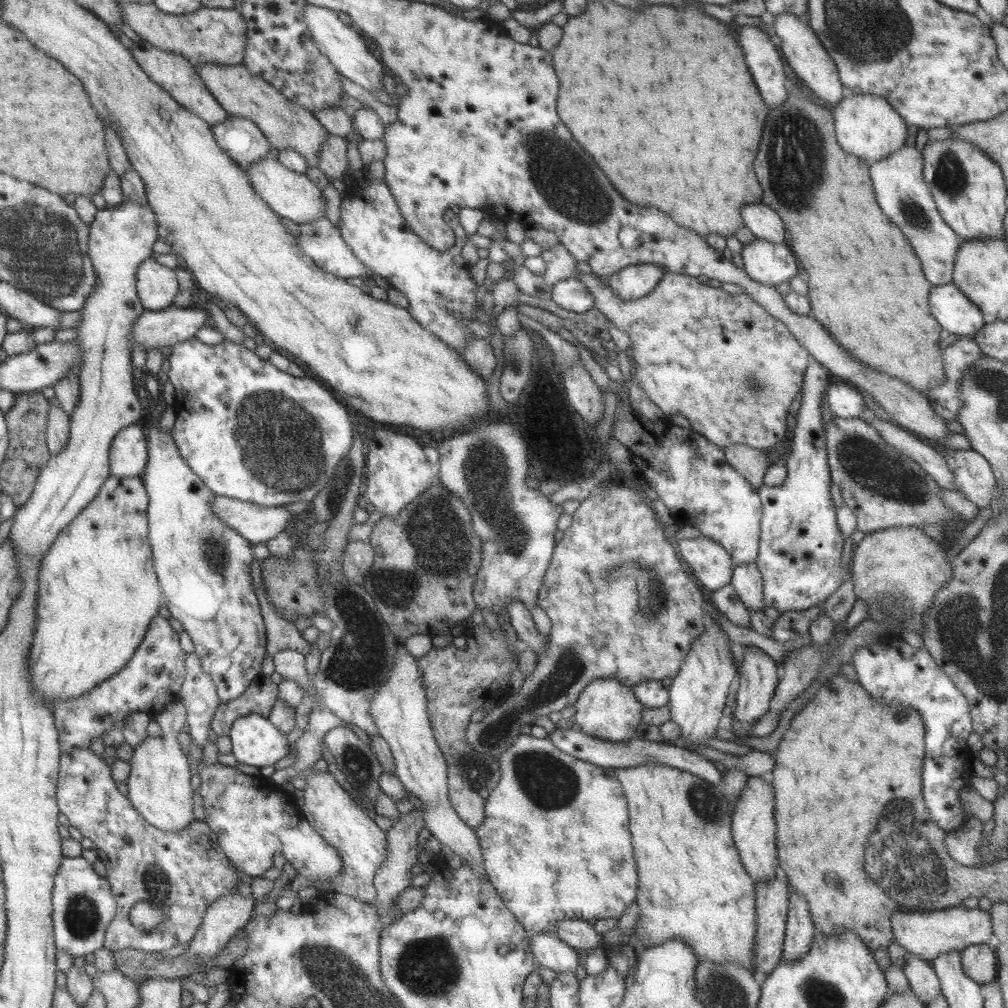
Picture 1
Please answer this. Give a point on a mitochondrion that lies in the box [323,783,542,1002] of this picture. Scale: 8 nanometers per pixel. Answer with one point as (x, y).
(428, 966)

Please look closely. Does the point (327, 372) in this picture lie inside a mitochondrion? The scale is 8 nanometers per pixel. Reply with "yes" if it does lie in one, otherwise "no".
no

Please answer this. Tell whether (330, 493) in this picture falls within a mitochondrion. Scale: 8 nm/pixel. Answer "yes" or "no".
yes

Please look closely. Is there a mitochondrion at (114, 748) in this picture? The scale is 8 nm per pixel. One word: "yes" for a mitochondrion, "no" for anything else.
no

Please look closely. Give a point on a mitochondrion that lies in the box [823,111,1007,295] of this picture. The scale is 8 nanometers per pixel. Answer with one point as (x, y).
(950, 174)

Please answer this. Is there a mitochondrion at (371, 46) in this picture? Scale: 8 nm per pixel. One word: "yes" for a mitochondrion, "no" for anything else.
no

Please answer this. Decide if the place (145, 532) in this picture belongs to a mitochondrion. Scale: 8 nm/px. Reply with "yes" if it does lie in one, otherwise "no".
no

